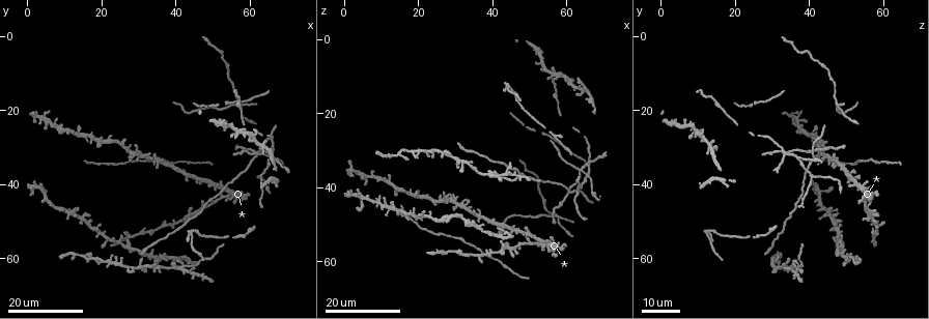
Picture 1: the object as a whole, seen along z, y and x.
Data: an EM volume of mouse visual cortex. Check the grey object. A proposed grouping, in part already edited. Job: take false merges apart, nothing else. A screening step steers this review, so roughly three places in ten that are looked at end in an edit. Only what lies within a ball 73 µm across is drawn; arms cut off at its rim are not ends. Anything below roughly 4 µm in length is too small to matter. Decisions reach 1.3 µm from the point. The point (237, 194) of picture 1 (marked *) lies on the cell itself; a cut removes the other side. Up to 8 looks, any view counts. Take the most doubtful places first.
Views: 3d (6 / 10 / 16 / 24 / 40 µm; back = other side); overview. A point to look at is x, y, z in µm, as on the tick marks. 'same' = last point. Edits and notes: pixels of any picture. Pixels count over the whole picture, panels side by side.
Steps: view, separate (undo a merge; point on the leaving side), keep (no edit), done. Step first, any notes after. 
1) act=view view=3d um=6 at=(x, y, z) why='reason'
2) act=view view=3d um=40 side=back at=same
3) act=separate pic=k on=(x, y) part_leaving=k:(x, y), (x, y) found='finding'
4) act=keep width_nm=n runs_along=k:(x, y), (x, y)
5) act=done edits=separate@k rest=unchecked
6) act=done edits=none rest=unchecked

act=view view=3d um=24 at=(65.5, 32.5, 36.5) why='four arms meet'

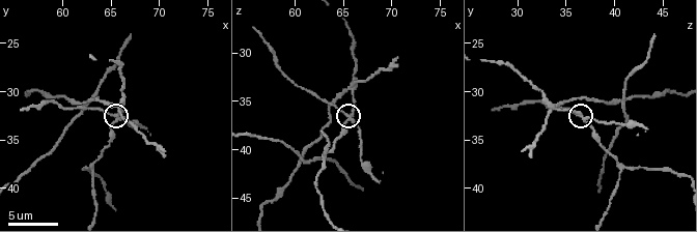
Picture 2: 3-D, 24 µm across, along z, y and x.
act=view view=3d um=6 at=(66.0, 32.8, 37.0) why='closer look'

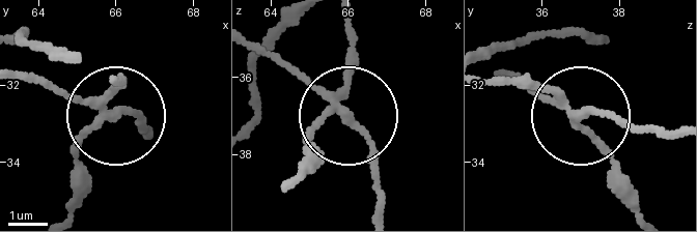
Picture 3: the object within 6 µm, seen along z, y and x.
act=separate pic=3 on=(140, 117) arms=4 part_leaving=3:(100, 105), (23, 75) found='two cells meet here'

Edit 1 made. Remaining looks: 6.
act=view view=3d um=16 at=(57.5, 18.5, 47.0) why='four arms meet'

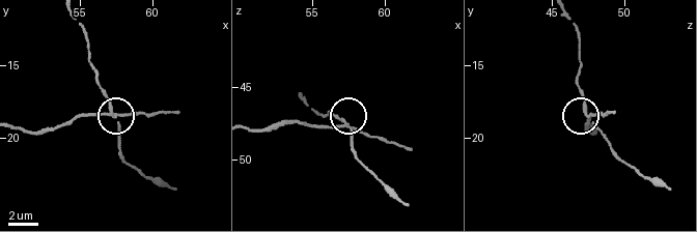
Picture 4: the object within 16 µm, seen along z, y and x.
act=view view=3d um=6 at=(57.2, 18.2, 47.4)

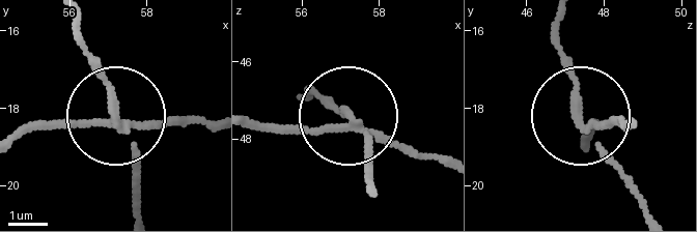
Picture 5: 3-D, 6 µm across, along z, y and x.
act=separate pic=5 on=(173, 117) part_leaving=5:(119, 124), (205, 124) found='two cells meet here'

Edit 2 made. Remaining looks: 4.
act=view view=3d um=24 at=(42.0, 62.5, 37.0) why='four or more arms meet'

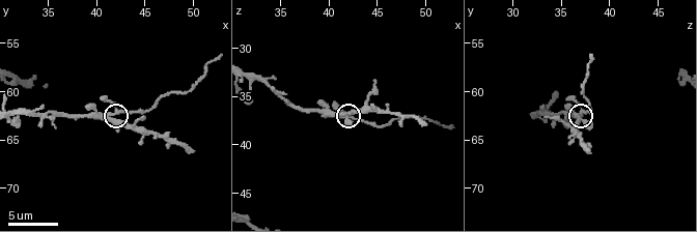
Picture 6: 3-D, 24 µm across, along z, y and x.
act=view view=3d um=10 at=(41.4, 62.8, 36.8) why='zoom in'

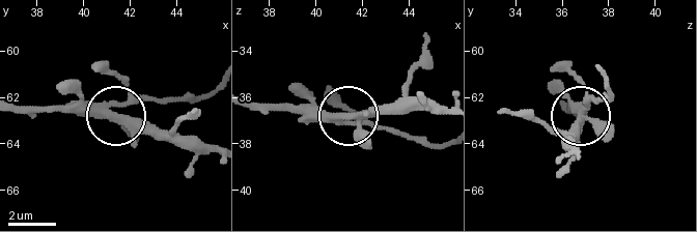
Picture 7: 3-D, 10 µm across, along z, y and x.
act=separate pic=7 on=(134, 104) side_arm_um=10 part_leaving=7:(99, 108), (186, 102), (210, 94) found='two cells meet here'

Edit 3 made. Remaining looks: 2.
act=done edits=separate@3,separate@5,separate@7 rest=unchecked

